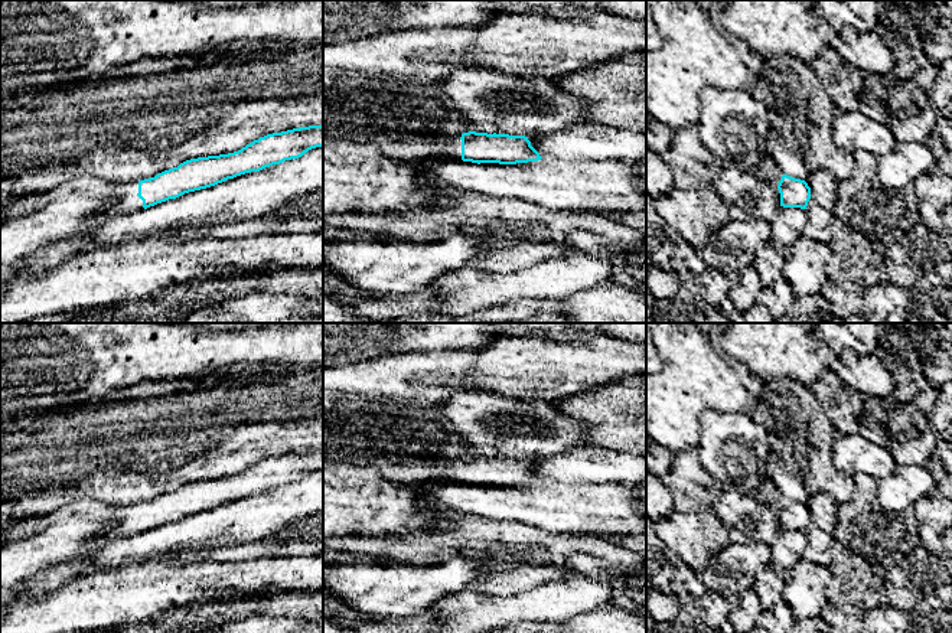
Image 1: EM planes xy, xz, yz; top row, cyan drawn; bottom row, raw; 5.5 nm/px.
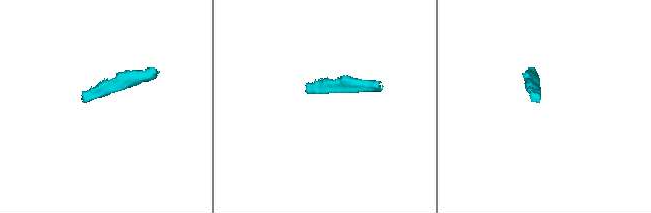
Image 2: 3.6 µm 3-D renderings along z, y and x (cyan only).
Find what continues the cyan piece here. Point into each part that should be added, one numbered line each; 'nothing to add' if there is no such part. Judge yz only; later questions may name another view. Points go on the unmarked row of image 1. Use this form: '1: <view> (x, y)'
1: yz (769, 496)

